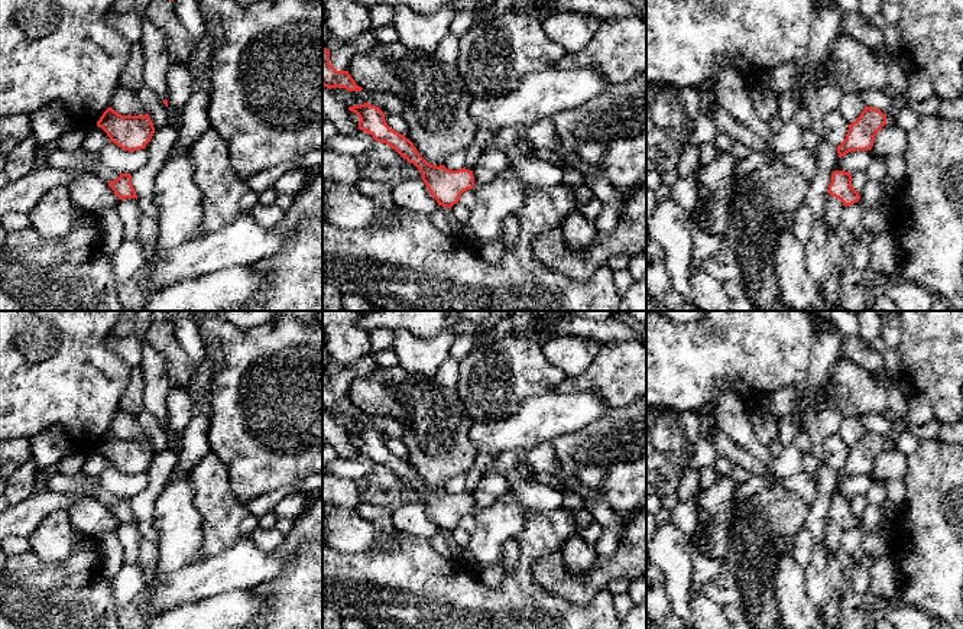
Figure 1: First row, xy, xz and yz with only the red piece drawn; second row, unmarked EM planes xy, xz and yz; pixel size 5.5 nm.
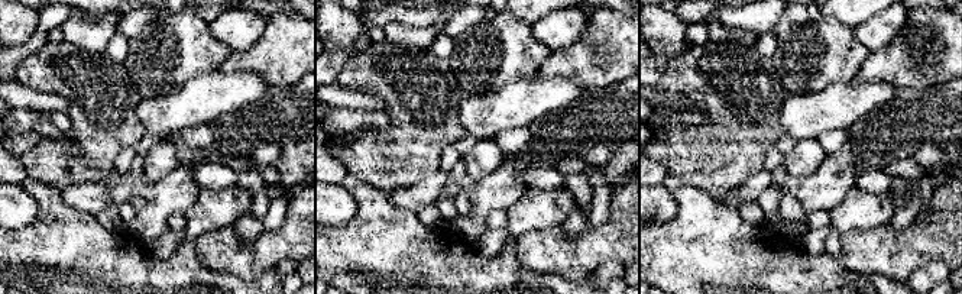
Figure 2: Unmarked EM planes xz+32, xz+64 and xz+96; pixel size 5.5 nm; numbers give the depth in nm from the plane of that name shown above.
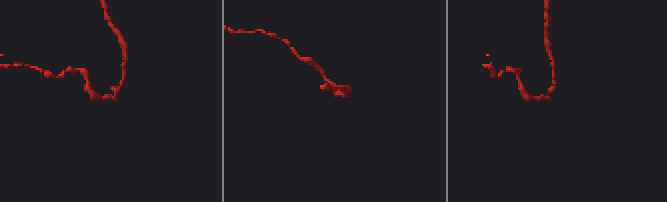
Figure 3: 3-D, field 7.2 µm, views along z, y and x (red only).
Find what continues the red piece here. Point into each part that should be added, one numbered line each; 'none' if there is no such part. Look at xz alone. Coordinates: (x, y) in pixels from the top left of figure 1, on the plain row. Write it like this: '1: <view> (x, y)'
1: xz (505, 518)

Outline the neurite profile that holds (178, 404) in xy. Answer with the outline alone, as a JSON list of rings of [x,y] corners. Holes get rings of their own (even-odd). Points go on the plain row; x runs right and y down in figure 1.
[[[171,388],[166,398],[166,411],[168,431],[181,434],[192,416],[192,403],[187,388]]]

